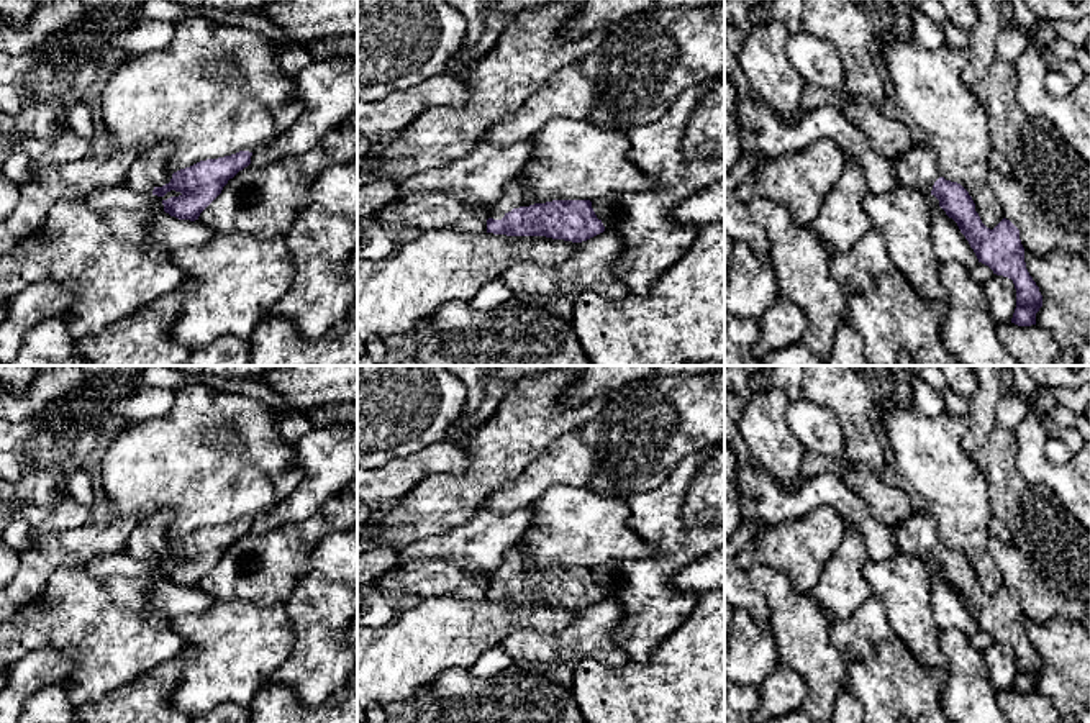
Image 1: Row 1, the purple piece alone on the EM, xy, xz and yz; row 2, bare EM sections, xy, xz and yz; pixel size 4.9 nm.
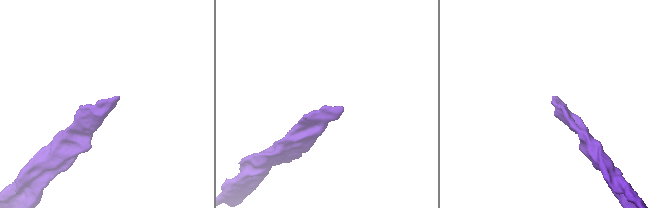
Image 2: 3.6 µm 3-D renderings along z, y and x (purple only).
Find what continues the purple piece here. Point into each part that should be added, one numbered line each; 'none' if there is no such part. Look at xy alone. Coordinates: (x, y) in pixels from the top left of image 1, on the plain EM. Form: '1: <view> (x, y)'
1: xy (148, 538)

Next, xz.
1: xz (515, 561)

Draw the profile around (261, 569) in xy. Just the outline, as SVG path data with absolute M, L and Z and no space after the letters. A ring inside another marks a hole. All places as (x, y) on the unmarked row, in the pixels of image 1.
M343 490L333 495L310 518L288 523L264 534L248 533L223 554L221 561L200 580L198 589L213 598L246 600L256 607L285 602L295 582L308 571L311 551L328 534L357 526L357 495Z

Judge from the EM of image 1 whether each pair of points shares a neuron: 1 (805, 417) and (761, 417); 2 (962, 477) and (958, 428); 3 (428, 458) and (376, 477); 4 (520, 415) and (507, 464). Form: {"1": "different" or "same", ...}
{"1": "different", "2": "same", "3": "same", "4": "same"}

